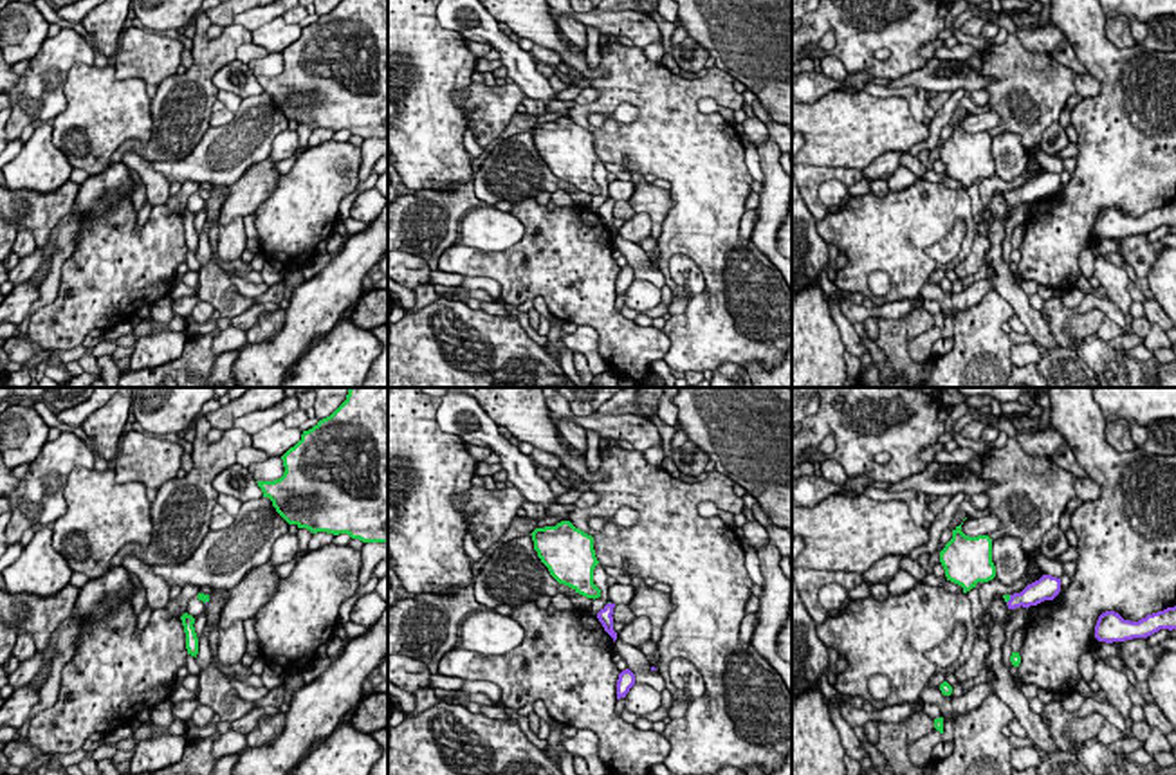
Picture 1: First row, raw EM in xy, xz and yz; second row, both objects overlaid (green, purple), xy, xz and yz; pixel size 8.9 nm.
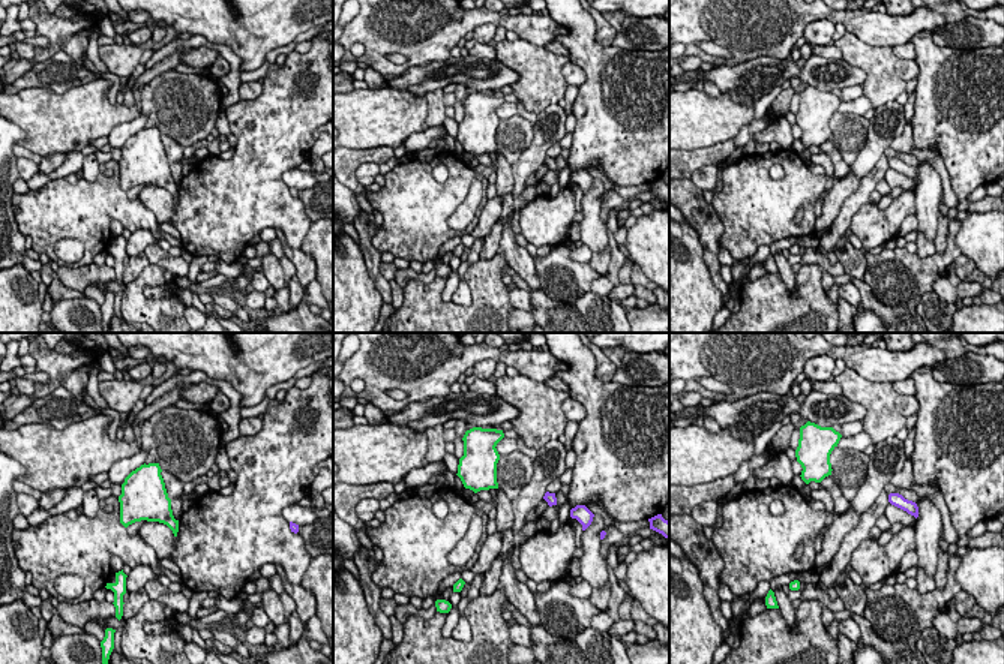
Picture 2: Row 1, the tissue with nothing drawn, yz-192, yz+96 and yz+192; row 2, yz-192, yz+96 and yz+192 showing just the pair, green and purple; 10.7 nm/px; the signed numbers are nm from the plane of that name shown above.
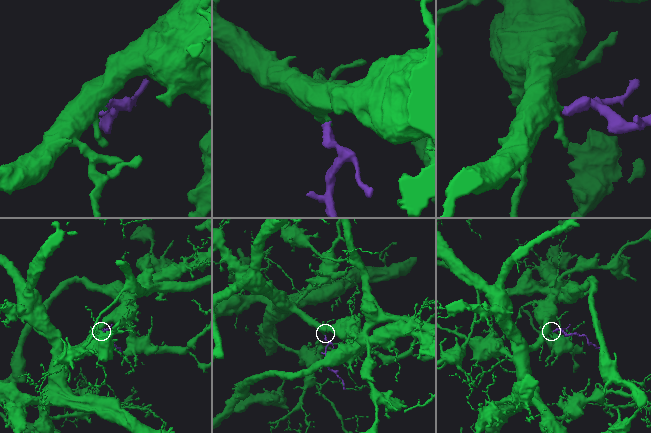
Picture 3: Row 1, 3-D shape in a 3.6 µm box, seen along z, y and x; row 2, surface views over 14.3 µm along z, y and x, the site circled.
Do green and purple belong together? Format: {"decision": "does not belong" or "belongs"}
{"decision": "belongs"}

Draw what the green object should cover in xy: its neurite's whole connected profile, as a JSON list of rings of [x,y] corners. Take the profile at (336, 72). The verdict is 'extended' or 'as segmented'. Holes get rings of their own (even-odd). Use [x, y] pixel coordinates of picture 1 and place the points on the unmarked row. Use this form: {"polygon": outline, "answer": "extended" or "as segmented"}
{"polygon": [[[341,0],[303,27],[281,56],[285,68],[280,76],[256,79],[289,121],[312,130],[388,139],[388,0]]], "answer": "as segmented"}

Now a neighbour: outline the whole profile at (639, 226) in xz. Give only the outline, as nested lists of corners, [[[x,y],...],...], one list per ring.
[[[637,213],[629,222],[624,222],[617,234],[628,242],[639,243],[651,234],[651,218],[646,213]]]

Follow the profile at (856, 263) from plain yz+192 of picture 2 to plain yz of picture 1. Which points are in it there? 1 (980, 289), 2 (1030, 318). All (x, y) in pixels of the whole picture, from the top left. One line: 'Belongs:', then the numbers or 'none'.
Belongs: 2

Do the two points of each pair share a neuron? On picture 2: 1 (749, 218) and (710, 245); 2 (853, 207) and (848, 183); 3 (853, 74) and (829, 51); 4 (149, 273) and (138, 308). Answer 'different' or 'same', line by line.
1: different
2: different
3: different
4: same

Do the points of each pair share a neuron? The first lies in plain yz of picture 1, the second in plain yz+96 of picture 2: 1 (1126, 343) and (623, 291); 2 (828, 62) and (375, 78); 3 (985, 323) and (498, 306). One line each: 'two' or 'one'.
1: one
2: one
3: one

